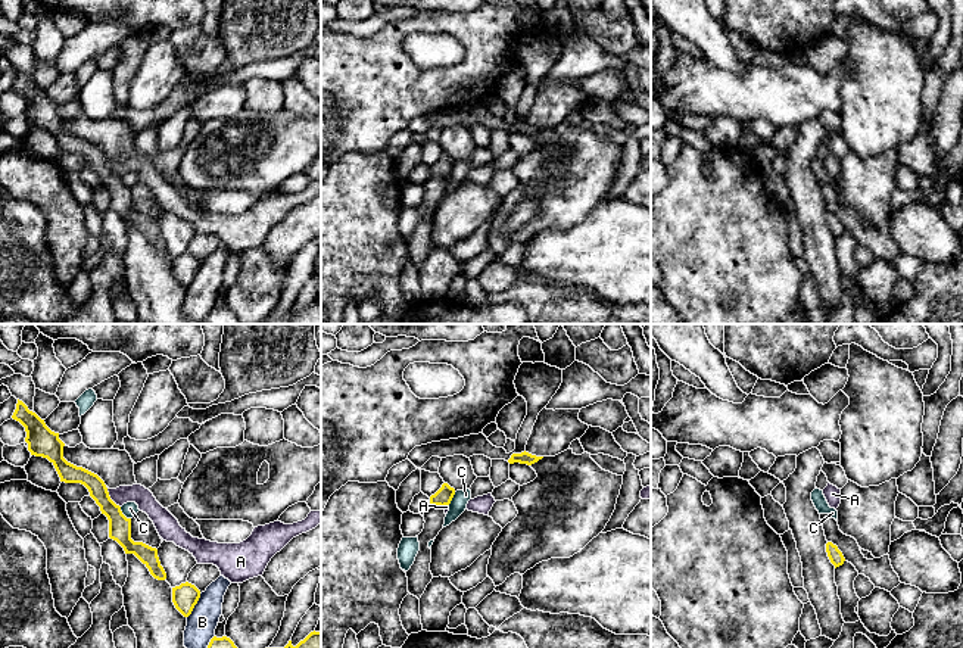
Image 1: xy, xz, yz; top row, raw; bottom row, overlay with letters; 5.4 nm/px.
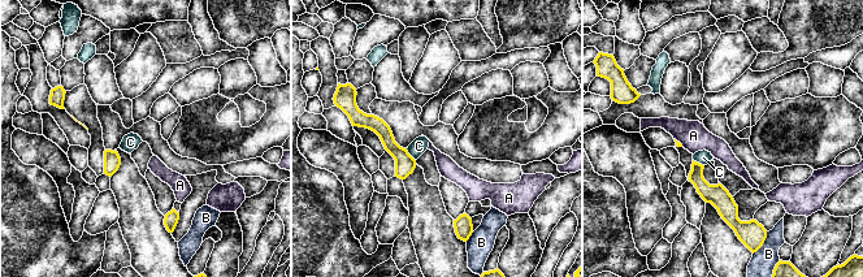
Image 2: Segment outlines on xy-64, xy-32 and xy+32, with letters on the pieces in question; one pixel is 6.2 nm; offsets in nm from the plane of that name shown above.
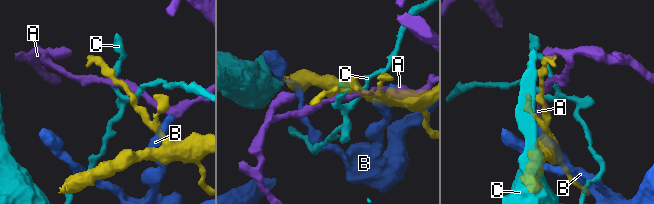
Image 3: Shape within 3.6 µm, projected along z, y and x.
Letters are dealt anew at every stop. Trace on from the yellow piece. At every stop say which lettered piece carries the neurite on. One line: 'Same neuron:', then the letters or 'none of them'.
Same neuron: none of them

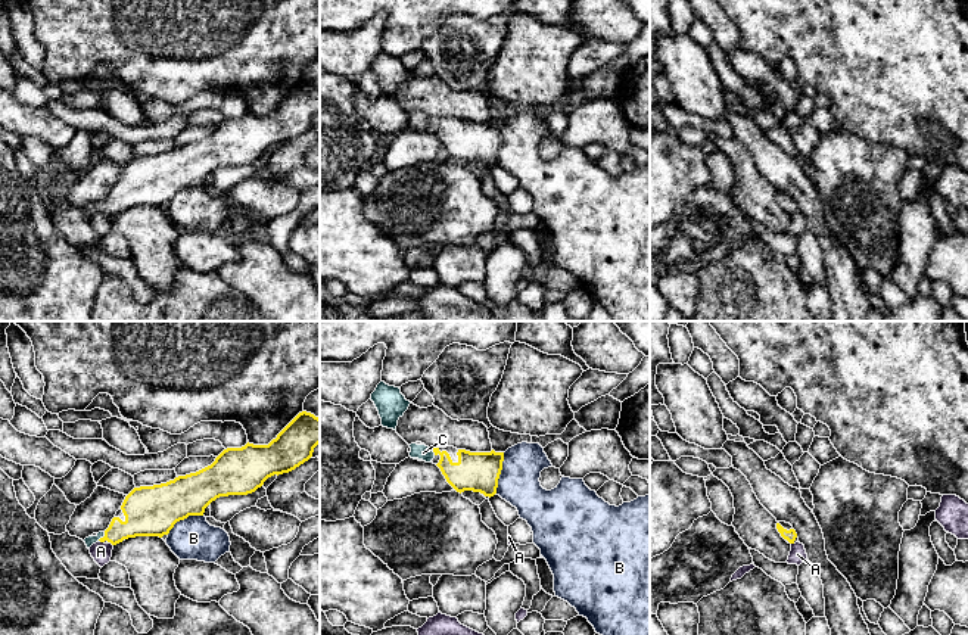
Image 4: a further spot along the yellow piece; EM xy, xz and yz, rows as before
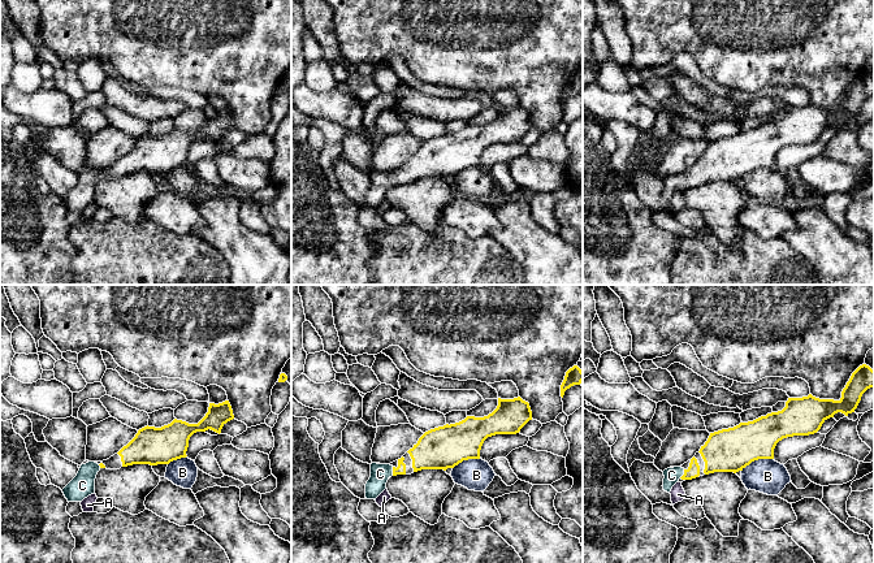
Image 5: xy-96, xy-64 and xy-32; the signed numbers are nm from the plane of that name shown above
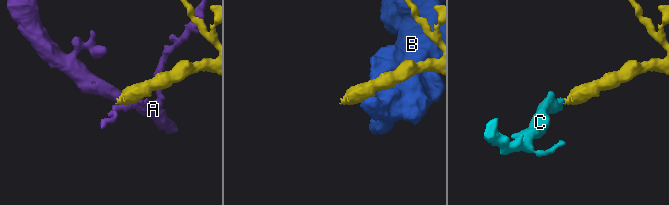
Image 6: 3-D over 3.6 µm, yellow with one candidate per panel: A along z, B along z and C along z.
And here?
Same neuron: C

